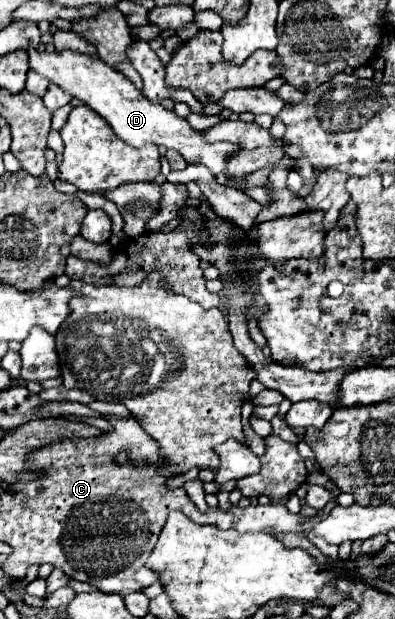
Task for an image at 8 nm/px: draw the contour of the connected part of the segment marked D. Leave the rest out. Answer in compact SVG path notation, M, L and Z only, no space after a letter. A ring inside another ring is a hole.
M36 48L28 50L30 54L30 68L42 76L46 76L52 84L60 86L70 96L78 98L82 104L90 106L98 112L122 138L126 144L140 148L144 144L162 144L166 148L178 150L186 162L190 164L204 164L214 176L226 170L226 164L232 156L240 152L238 144L232 142L204 142L202 132L194 130L186 118L178 118L174 110L166 110L160 104L152 104L142 90L138 90L124 74L108 68L100 58L92 58L88 54L78 54L72 50L54 50L54 52L40 52Z

